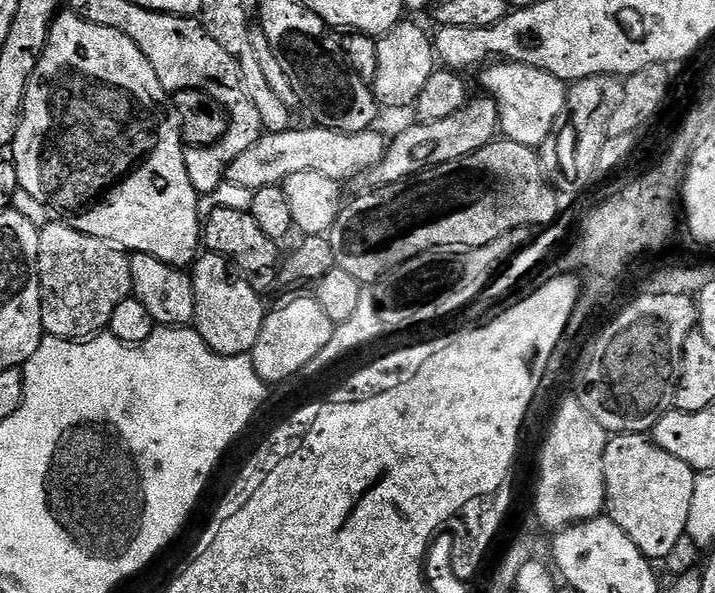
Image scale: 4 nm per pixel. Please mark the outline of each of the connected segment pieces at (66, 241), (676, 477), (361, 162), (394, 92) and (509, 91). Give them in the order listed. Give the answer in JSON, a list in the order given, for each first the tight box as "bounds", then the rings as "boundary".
[{"bounds":[36,222,132,340],"boundary":[[[49,222],[40,228],[38,238],[38,262],[36,272],[40,276],[40,297],[42,298],[42,326],[45,333],[60,340],[83,340],[103,333],[114,310],[123,300],[132,296],[129,253],[115,244],[107,244],[102,238],[82,234],[69,224]]]},{"bounds":[602,432,697,562],"boundary":[[[621,432],[609,439],[602,466],[606,482],[604,507],[608,519],[622,526],[630,542],[634,542],[649,560],[659,562],[663,556],[670,555],[679,546],[680,539],[683,541],[686,536],[697,472],[682,462],[682,458],[666,454],[655,440],[635,432]]]},{"bounds":[224,126,386,193],"boundary":[[[301,126],[287,128],[280,133],[265,131],[254,146],[248,147],[243,154],[238,154],[238,158],[234,158],[234,162],[230,162],[230,170],[226,170],[224,178],[227,183],[243,186],[252,193],[266,186],[283,185],[290,174],[299,174],[302,170],[314,170],[325,178],[347,182],[359,172],[367,173],[375,168],[384,156],[385,147],[386,140],[376,130],[339,132],[319,126]]]},{"bounds":[370,22,438,108],"boundary":[[[401,22],[395,24],[386,35],[377,39],[378,70],[376,77],[370,82],[372,92],[376,96],[377,105],[384,108],[408,108],[416,103],[418,94],[426,87],[430,74],[437,71],[438,61],[434,49],[434,40],[427,36],[416,24]]]},{"bounds":[480,62,568,149],"boundary":[[[511,62],[493,63],[480,74],[480,84],[488,91],[485,93],[496,101],[496,109],[500,115],[499,131],[503,139],[513,140],[527,148],[539,149],[550,134],[558,114],[562,114],[564,109],[568,97],[565,81],[554,78],[554,74],[541,68]]]}]

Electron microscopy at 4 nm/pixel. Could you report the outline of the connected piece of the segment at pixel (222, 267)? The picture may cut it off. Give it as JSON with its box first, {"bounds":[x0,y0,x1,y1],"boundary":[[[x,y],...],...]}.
{"bounds":[190,251,266,356],"boundary":[[[205,251],[191,265],[190,275],[194,286],[194,306],[196,307],[196,319],[194,327],[196,333],[206,342],[206,346],[212,352],[220,356],[248,356],[252,351],[254,342],[258,342],[258,334],[262,334],[262,322],[266,315],[266,307],[260,301],[261,293],[248,285],[243,276],[234,271],[233,265],[216,252]]]}

